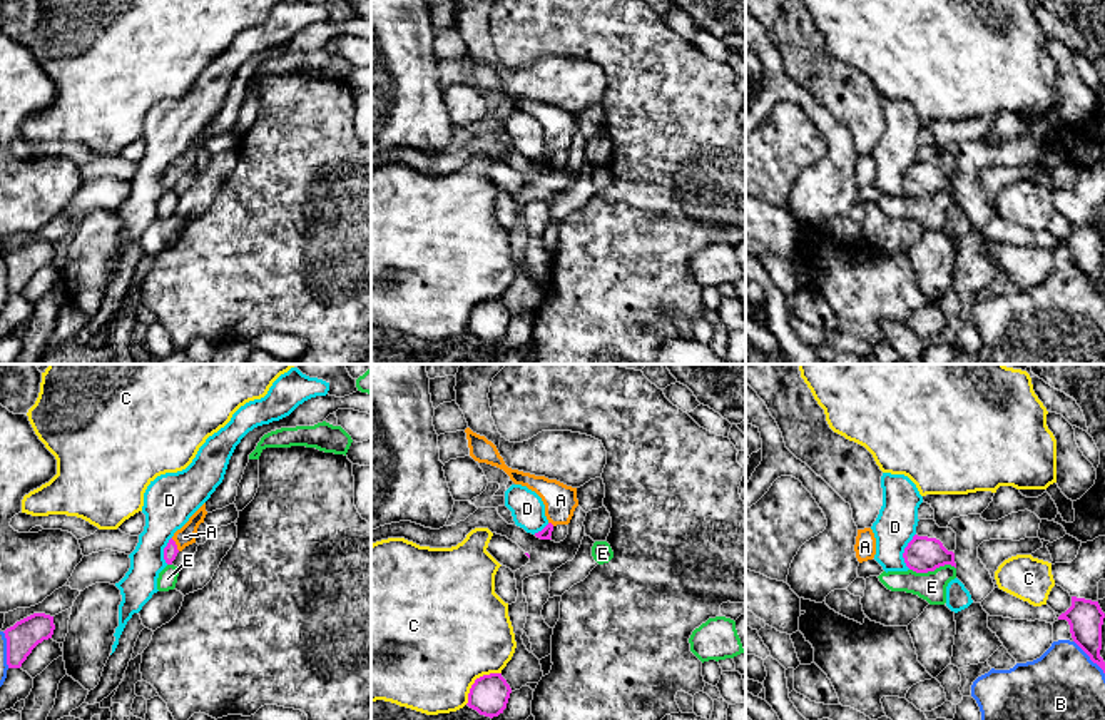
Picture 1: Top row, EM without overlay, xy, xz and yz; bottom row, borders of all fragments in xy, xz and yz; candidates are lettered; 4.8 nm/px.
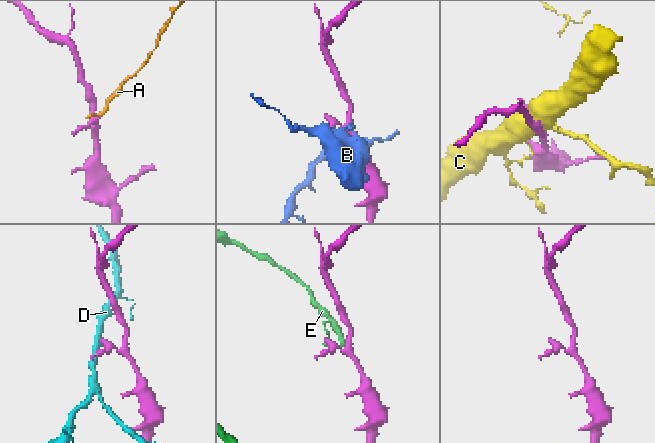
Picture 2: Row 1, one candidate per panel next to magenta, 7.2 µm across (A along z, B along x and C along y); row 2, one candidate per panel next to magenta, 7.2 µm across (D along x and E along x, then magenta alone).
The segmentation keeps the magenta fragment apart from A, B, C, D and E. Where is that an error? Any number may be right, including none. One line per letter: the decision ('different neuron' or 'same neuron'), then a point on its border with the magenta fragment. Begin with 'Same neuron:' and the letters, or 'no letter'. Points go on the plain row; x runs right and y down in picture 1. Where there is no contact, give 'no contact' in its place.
Same neuron: A
A: same neuron; contact xy (176, 171)
B: different neuron; contact yz (1089, 281)
C: different neuron; contact xz (475, 306)
D: different neuron; contact yz (905, 177)
E: different neuron; contact yz (931, 196)

